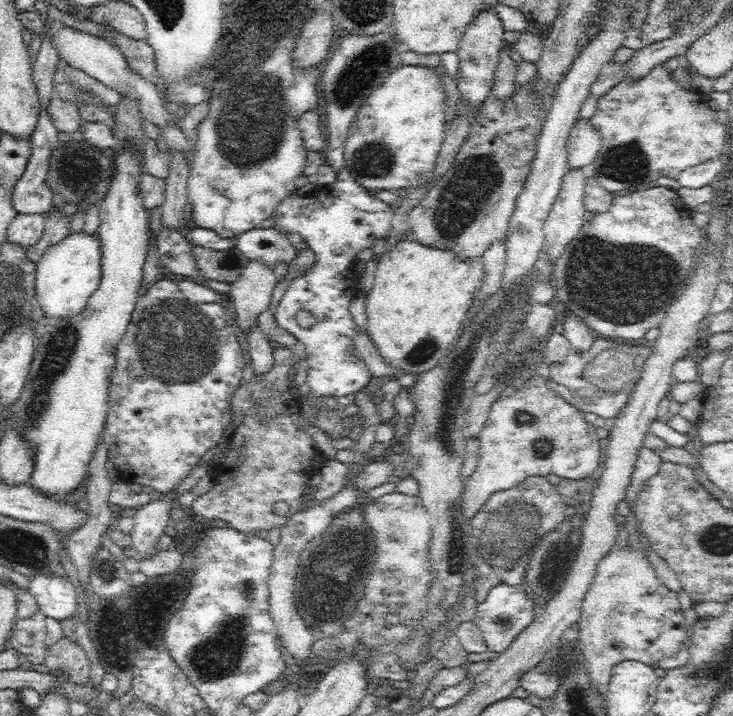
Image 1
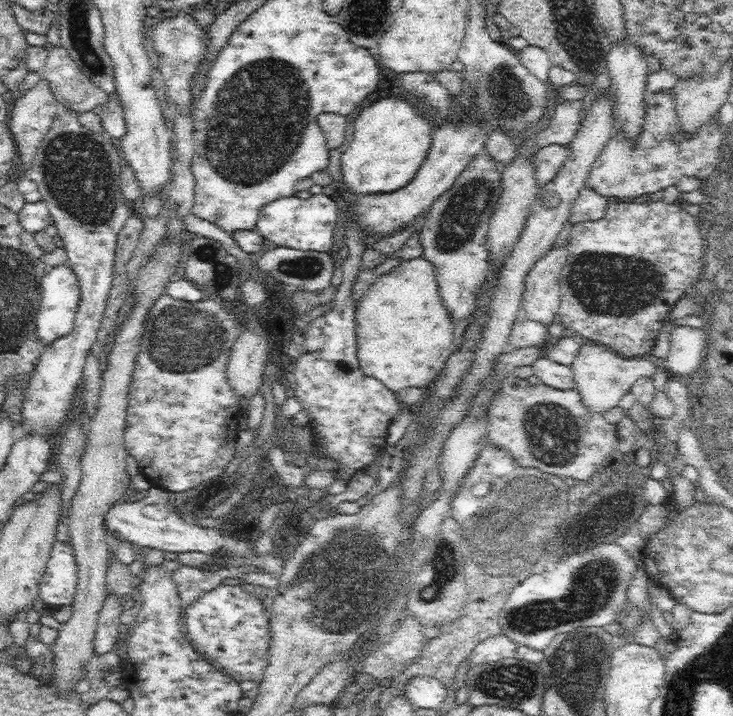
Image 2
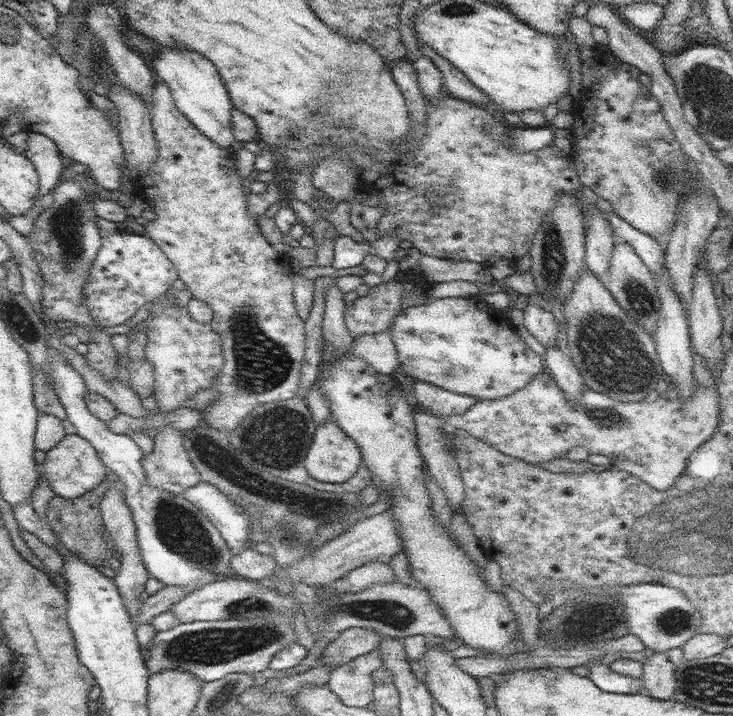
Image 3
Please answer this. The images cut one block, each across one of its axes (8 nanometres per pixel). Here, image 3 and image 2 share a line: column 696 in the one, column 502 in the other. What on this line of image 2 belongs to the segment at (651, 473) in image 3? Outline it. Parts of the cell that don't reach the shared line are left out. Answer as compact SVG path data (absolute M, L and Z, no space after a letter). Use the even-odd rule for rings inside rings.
M514 375L504 378L488 412L487 440L510 452L521 467L534 467L578 482L593 476L617 448L617 426L600 413L588 411L575 389L557 389L547 384L530 385Z

